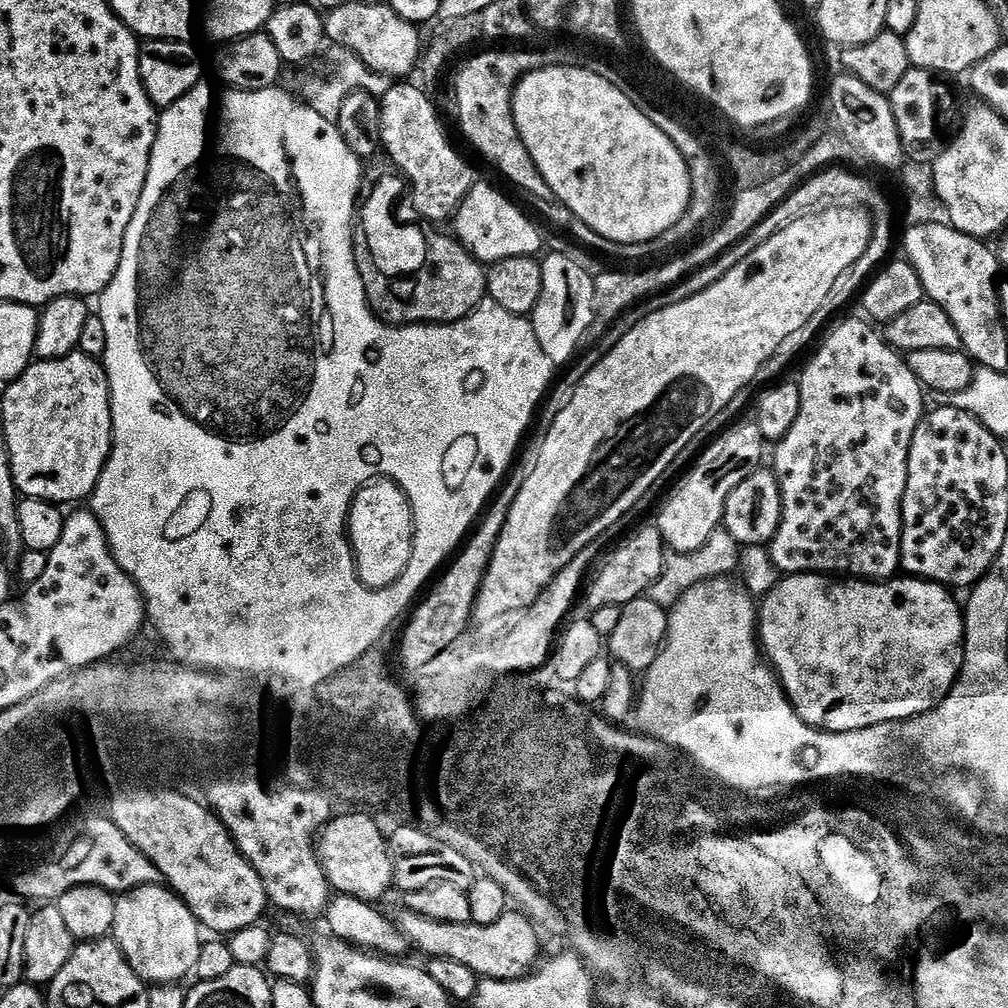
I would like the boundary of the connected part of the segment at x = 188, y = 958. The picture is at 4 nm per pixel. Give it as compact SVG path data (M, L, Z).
M146 884L123 893L116 901L111 935L133 970L149 985L176 984L183 976L193 975L202 943L200 932L200 921L167 887Z

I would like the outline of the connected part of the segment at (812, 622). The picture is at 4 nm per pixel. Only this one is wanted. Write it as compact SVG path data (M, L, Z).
M798 572L795 574L785 575L780 578L768 596L763 597L758 604L758 643L762 649L763 655L766 657L767 663L774 669L780 685L784 688L784 693L788 695L788 701L794 706L794 710L798 714L798 718L802 718L802 722L806 722L811 728L818 728L822 732L861 732L870 726L878 726L879 724L895 725L895 720L912 720L923 717L925 712L931 712L956 684L956 675L960 673L960 661L962 659L962 649L964 647L964 618L962 615L961 605L956 605L956 600L951 591L943 584L934 584L931 580L922 580L919 578L893 578L890 580L861 580L859 578L833 578L828 574L817 574L815 572Z

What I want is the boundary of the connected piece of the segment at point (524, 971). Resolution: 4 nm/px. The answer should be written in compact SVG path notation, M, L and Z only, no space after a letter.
M406 907L399 911L394 916L394 923L413 949L426 952L430 958L444 957L461 963L485 980L521 980L537 967L541 959L541 933L519 910L505 911L493 924L442 924L428 920L422 914L414 914Z

